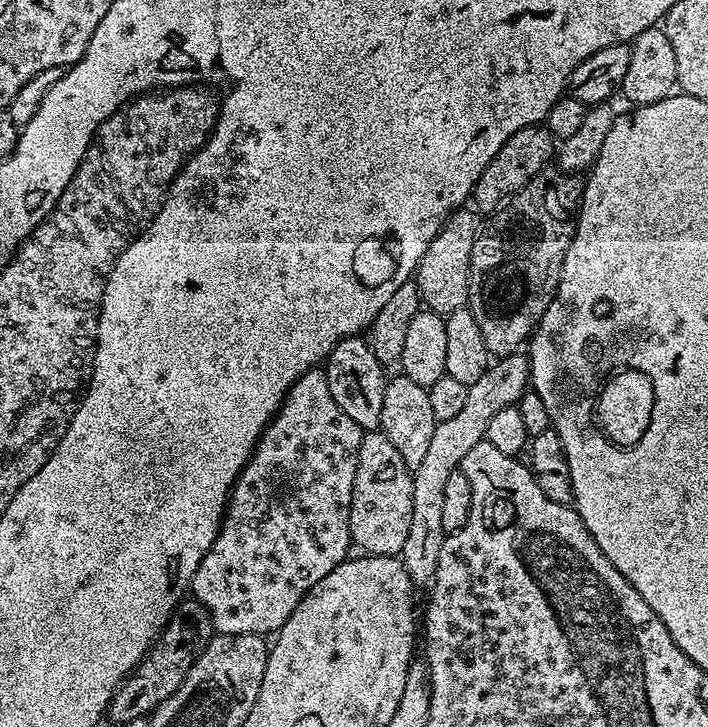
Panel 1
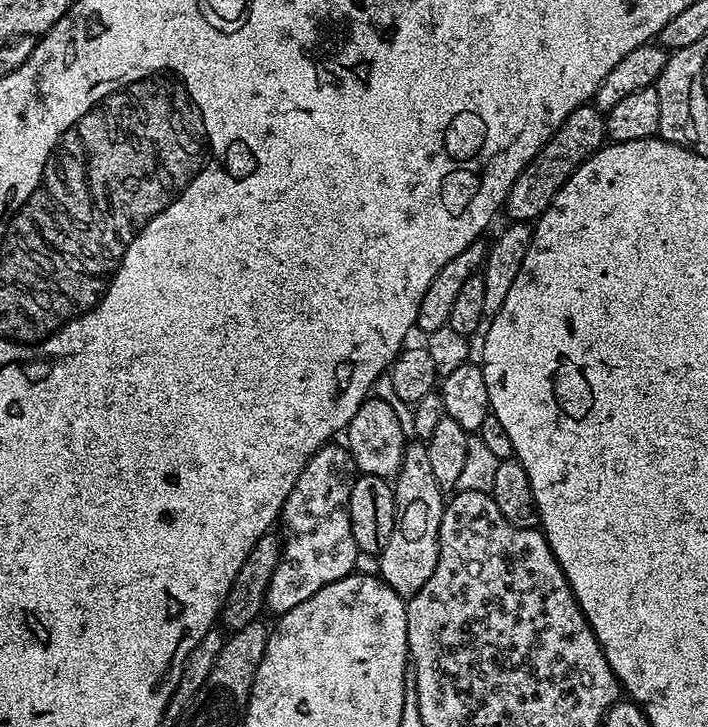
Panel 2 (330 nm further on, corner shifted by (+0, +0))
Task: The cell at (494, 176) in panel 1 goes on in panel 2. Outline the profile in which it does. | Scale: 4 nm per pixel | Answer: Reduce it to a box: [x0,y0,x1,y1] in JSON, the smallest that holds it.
[503,103,606,222]

